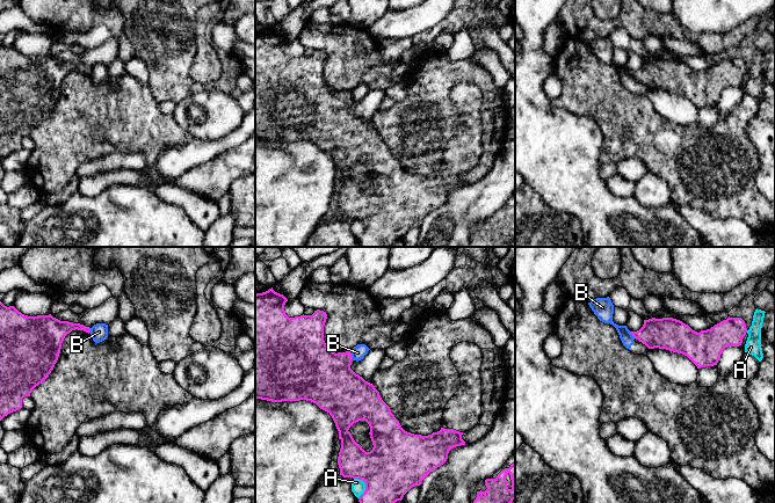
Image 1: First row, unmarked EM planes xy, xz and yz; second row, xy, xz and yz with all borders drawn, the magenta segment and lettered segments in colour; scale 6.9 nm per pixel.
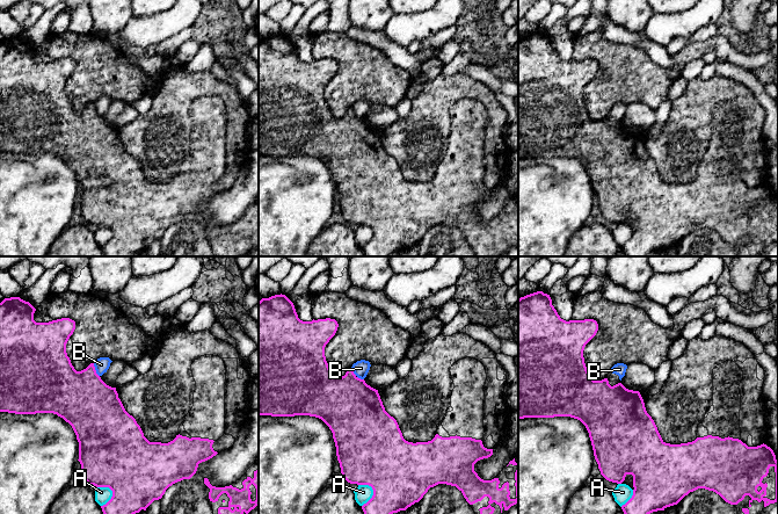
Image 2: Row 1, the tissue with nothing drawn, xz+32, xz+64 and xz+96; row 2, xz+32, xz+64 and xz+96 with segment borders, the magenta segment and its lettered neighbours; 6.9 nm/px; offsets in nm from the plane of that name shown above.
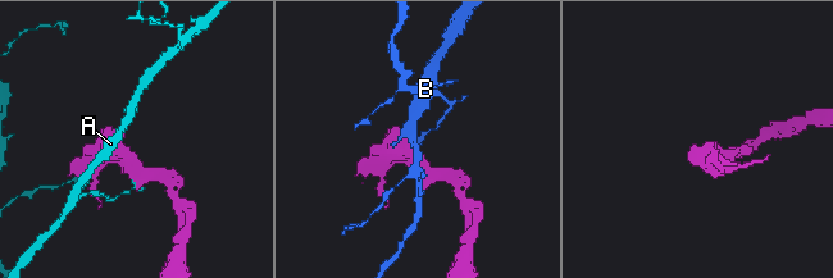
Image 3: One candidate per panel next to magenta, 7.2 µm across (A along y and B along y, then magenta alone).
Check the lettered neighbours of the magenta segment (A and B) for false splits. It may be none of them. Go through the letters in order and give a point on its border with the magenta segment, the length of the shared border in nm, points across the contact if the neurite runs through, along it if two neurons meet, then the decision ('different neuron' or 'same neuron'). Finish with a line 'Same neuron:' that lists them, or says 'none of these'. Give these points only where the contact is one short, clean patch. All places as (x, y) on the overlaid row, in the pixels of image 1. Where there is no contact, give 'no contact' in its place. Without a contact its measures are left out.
A: xz (366, 486) | 150 nm | along xz (354, 478), (360, 479), (364, 483), (364, 490), (357, 497) | different neuron
B: xz (350, 356) | 70 nm | along xz (349, 351), (353, 359) | different neuron
Same neuron: none of these

